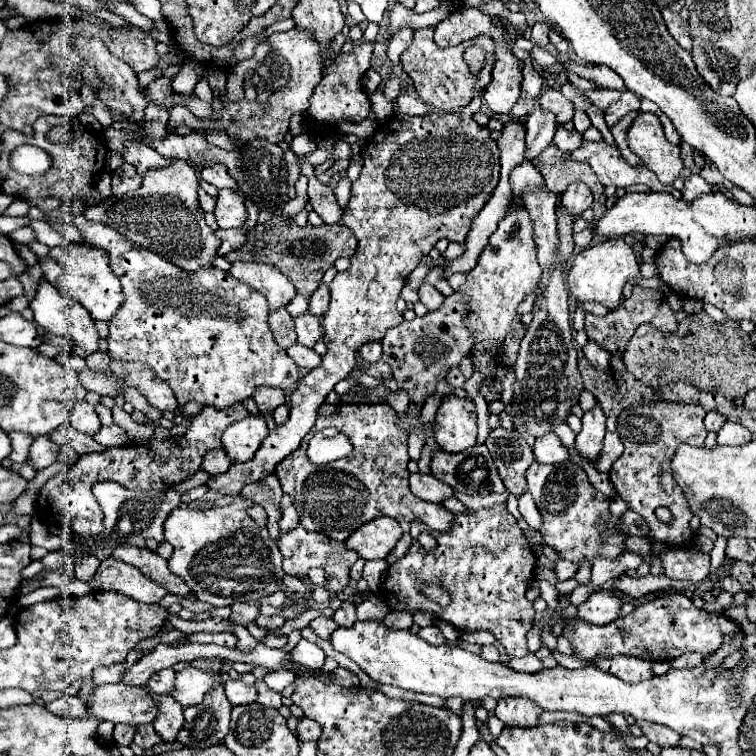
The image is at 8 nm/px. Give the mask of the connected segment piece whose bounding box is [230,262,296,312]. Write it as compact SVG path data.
M234 262L230 274L236 280L252 286L262 296L266 296L270 312L284 308L296 296L294 284L272 266L254 262Z

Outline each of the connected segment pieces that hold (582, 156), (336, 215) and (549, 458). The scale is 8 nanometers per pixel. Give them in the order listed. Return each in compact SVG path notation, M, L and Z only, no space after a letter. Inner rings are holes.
M584 140L578 150L568 154L568 158L576 160L576 162L588 162L604 186L628 188L632 184L646 184L650 190L656 190L656 192L662 192L662 190L674 192L672 186L668 188L668 186L660 184L656 174L650 172L648 168L630 166L622 158L618 148L610 146L604 140L600 140L600 142Z
M299 160L298 164L301 169L301 174L308 178L308 196L310 196L312 208L314 208L314 212L308 214L308 222L310 222L310 224L324 224L324 222L336 224L336 222L340 222L340 218L342 218L342 208L338 206L332 190L330 190L328 186L324 186L324 184L318 182L312 165L302 162L302 160Z
M548 432L546 436L536 440L534 456L540 464L560 464L570 458L570 448L564 446L556 434Z

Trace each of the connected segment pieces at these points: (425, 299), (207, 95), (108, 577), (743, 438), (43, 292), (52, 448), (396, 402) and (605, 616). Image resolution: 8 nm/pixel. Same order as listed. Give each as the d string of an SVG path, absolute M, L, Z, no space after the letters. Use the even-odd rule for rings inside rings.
M424 284L422 288L420 288L420 302L432 312L432 310L436 310L436 308L440 308L440 304L444 302L446 298L434 288L434 286L430 286L430 284Z
M200 78L200 82L196 84L196 88L194 88L194 94L200 98L200 100L204 100L204 102L208 102L208 104L212 104L212 90L210 90L210 86L208 86L208 82L206 82L206 78Z
M112 556L100 564L96 576L88 584L94 590L114 590L144 604L156 604L168 594L164 586L148 580L136 566L114 560Z
M726 422L718 432L718 444L742 446L742 444L748 444L750 440L752 440L752 432L748 428L742 428L736 422Z
M44 276L40 278L40 286L38 286L38 292L36 292L36 298L30 302L30 310L34 312L34 320L50 334L56 334L56 336L66 336L66 338L72 338L86 354L94 354L98 352L98 332L94 328L94 320L90 318L88 310L84 310L82 304L78 304L76 300L60 294Z
M46 436L44 438L36 438L30 446L30 460L28 464L36 470L42 470L46 466L50 466L58 456L58 446L56 442L48 440Z
M397 390L396 392L390 393L388 396L390 405L395 409L397 415L400 417L404 414L406 408L410 403L409 396L404 390Z
M598 590L598 592L592 592L588 600L578 606L578 618L588 624L604 626L618 618L620 606L622 606L622 598L614 596L612 592Z

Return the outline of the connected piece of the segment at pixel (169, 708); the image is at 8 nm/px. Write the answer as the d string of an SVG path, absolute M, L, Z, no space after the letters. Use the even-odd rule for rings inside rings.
M150 692L154 700L158 700L158 718L154 722L154 728L158 736L164 742L174 742L176 732L184 726L184 716L182 716L182 706L170 696L170 694L154 694Z

